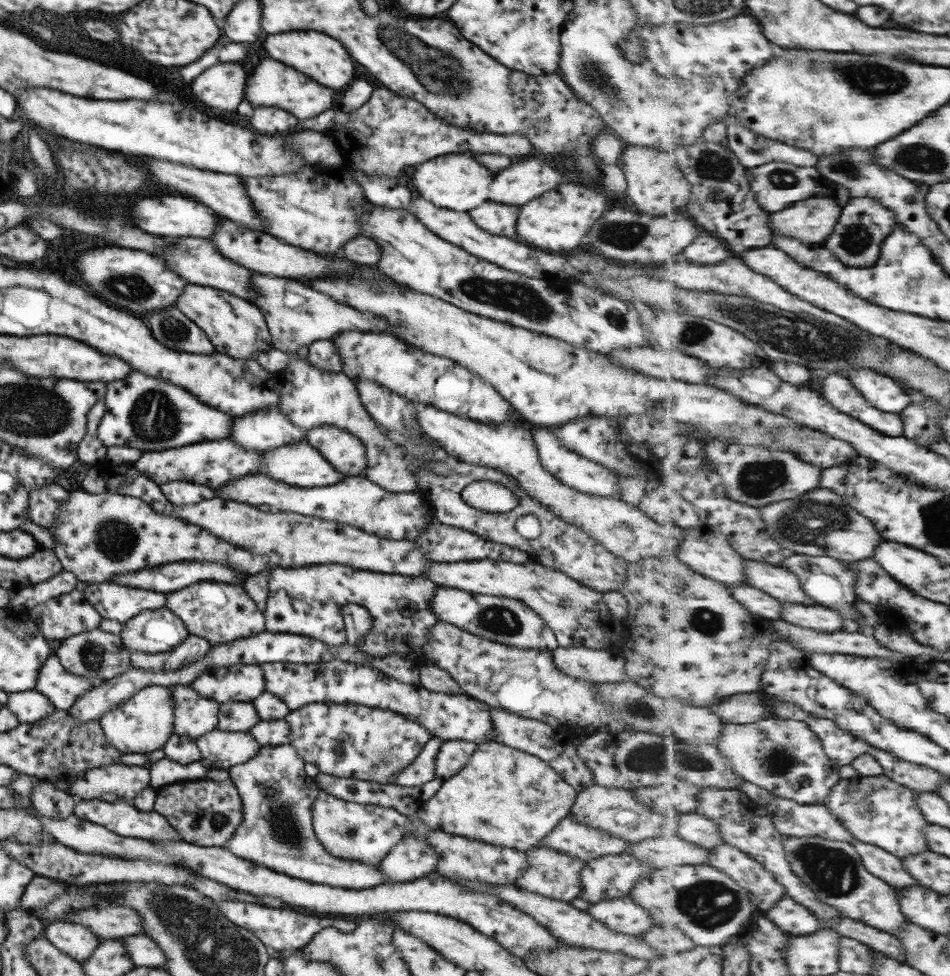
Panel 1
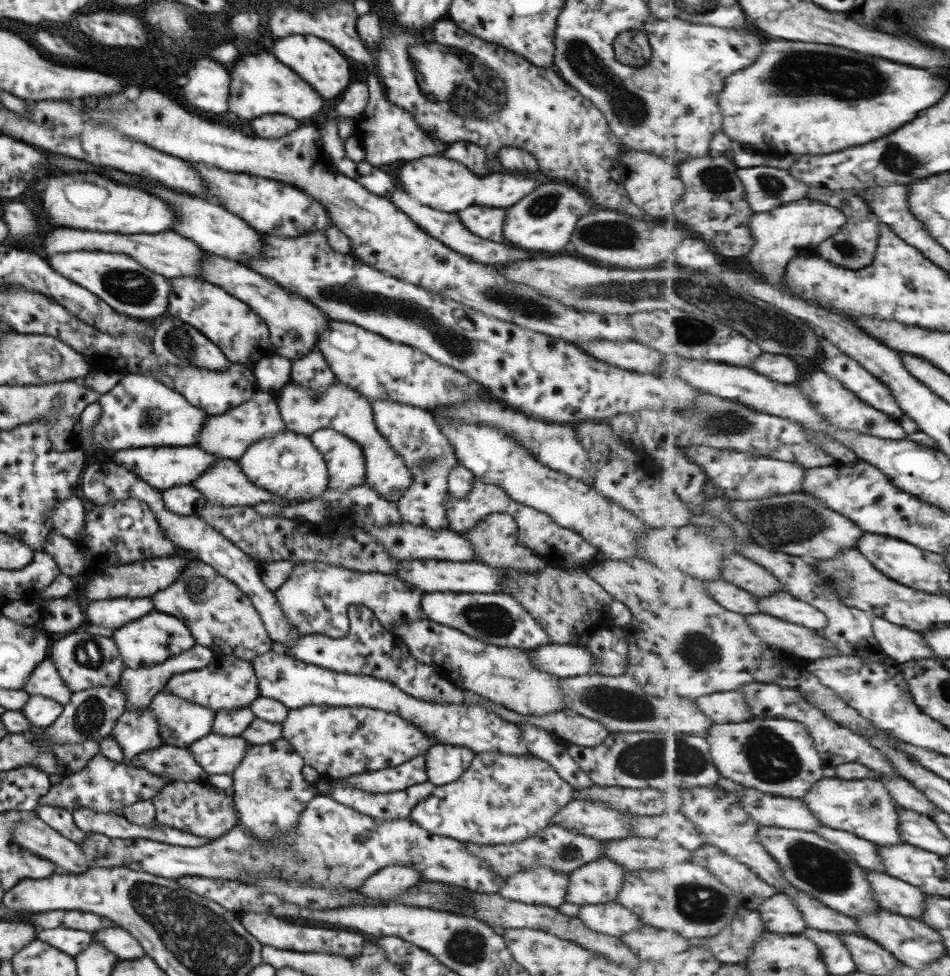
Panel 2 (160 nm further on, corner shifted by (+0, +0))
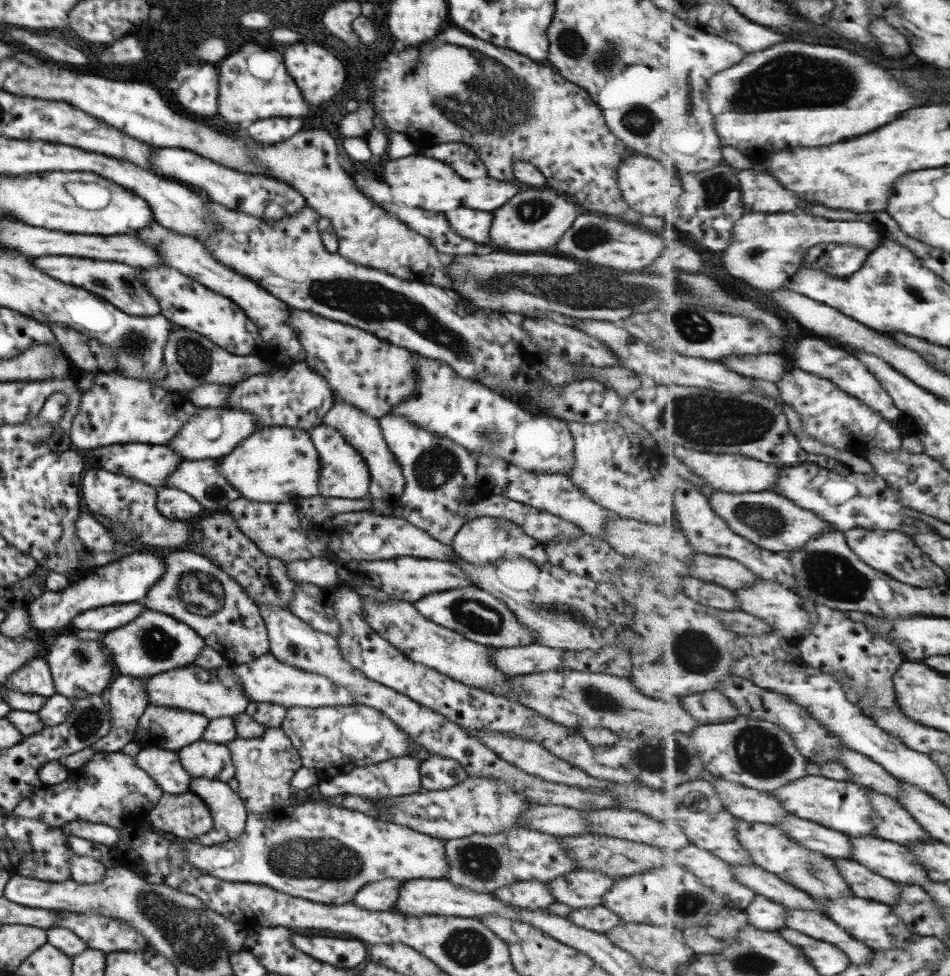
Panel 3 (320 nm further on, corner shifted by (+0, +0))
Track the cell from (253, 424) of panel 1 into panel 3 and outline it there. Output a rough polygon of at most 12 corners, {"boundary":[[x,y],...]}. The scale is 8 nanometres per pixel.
{"boundary":[[196,407],[167,446],[187,460],[228,455],[257,429],[246,410]]}

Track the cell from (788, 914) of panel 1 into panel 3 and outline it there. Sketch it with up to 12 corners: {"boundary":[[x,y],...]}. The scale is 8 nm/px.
{"boundary":[[757,895],[743,910],[764,931],[787,928],[787,908]]}

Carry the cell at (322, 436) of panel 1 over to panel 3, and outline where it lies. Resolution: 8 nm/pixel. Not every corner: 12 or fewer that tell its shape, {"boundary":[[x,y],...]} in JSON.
{"boundary":[[329,426],[308,430],[322,497],[368,494],[361,455]]}

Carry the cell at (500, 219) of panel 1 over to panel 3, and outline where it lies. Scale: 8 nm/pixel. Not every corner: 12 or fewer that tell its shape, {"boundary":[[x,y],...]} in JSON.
{"boundary":[[469,208],[445,214],[455,234],[485,244],[491,214]]}

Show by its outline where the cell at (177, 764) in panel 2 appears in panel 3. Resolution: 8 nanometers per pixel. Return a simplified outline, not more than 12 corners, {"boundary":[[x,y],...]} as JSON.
{"boundary":[[142,747],[136,766],[162,793],[188,792],[176,752]]}

